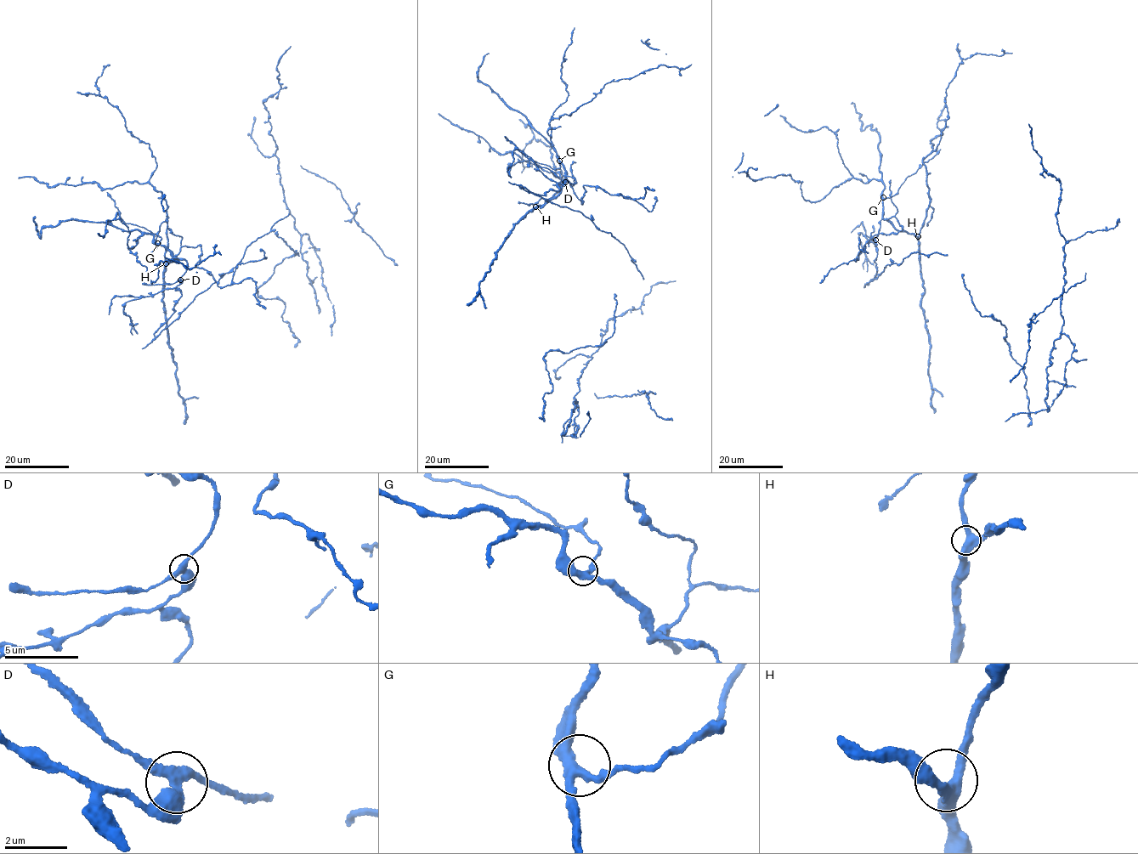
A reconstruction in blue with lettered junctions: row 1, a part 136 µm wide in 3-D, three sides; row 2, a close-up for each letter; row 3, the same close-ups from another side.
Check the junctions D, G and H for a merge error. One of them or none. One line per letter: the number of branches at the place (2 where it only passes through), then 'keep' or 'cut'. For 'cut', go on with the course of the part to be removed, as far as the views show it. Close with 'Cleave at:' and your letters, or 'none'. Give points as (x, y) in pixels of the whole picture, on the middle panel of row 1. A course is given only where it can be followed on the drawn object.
D: 3 | cut | (565, 182), (544, 195), (520, 187), (578, 211), (610, 233), (643, 279)
G: 3 | keep
H: 3 | keep
Cleave at: D

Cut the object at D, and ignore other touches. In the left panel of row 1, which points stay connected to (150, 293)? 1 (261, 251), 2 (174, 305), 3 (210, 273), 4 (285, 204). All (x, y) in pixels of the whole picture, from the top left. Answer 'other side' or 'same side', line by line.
1: other side
2: same side
3: other side
4: other side

